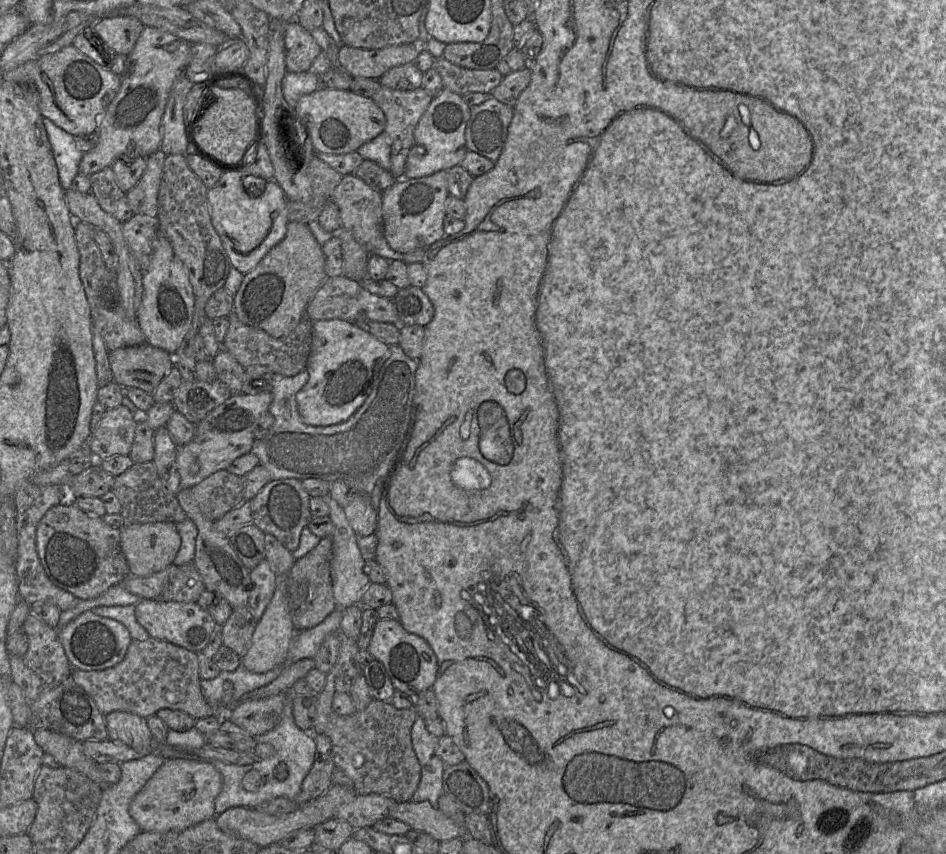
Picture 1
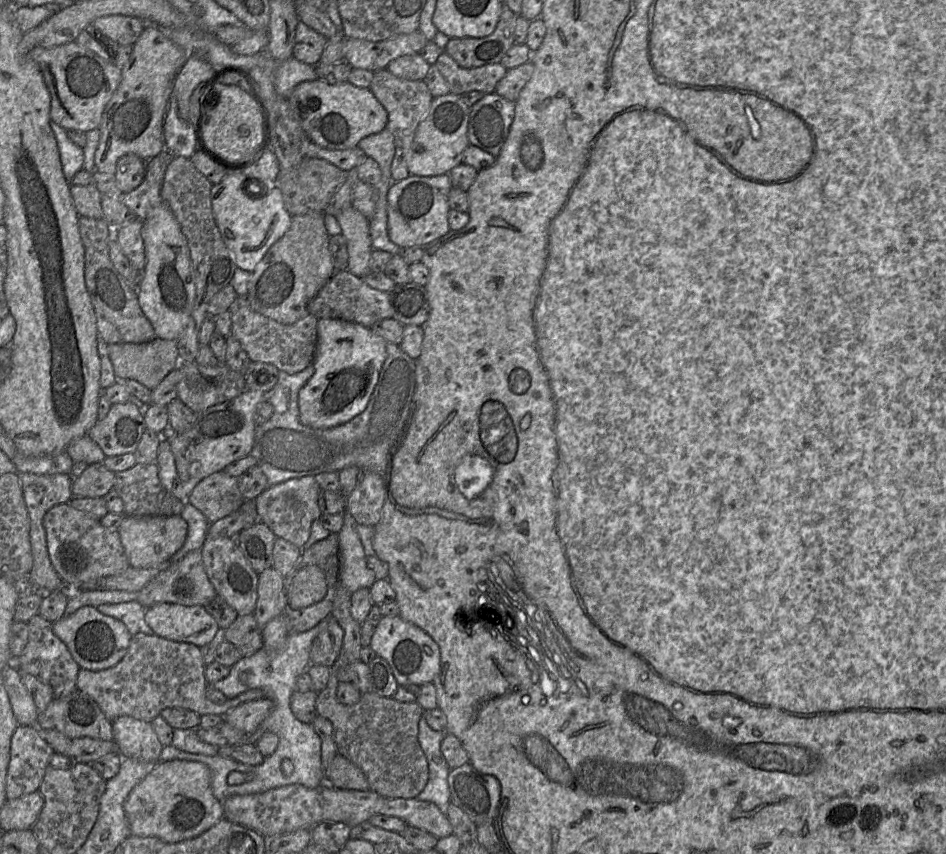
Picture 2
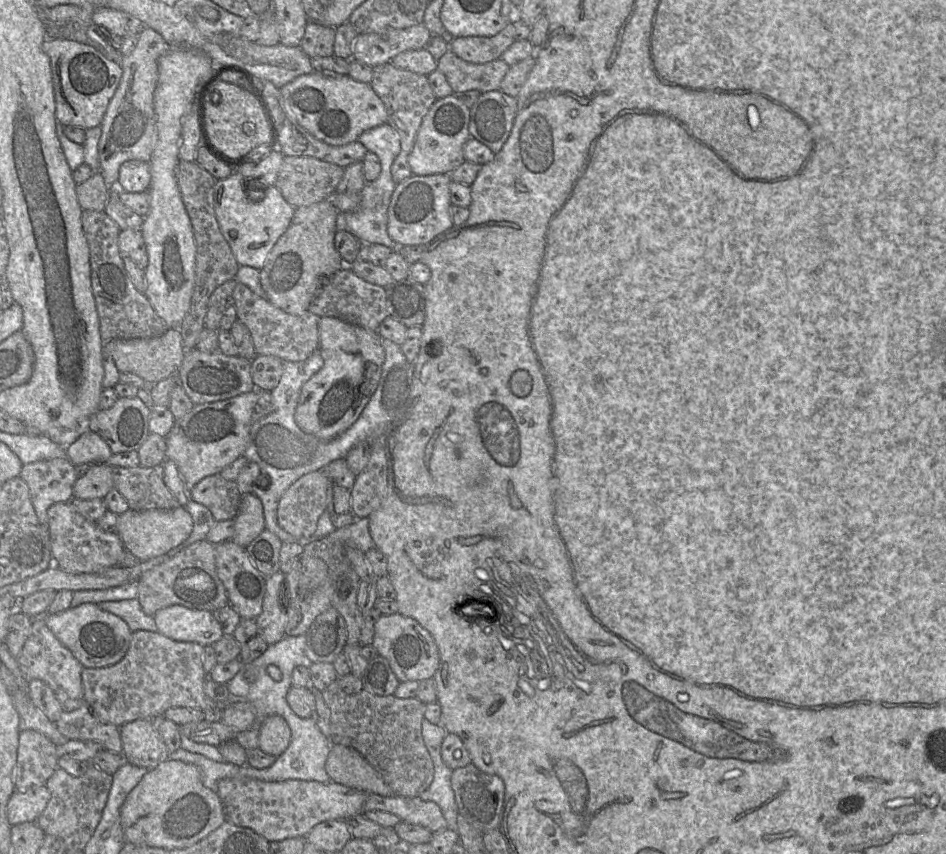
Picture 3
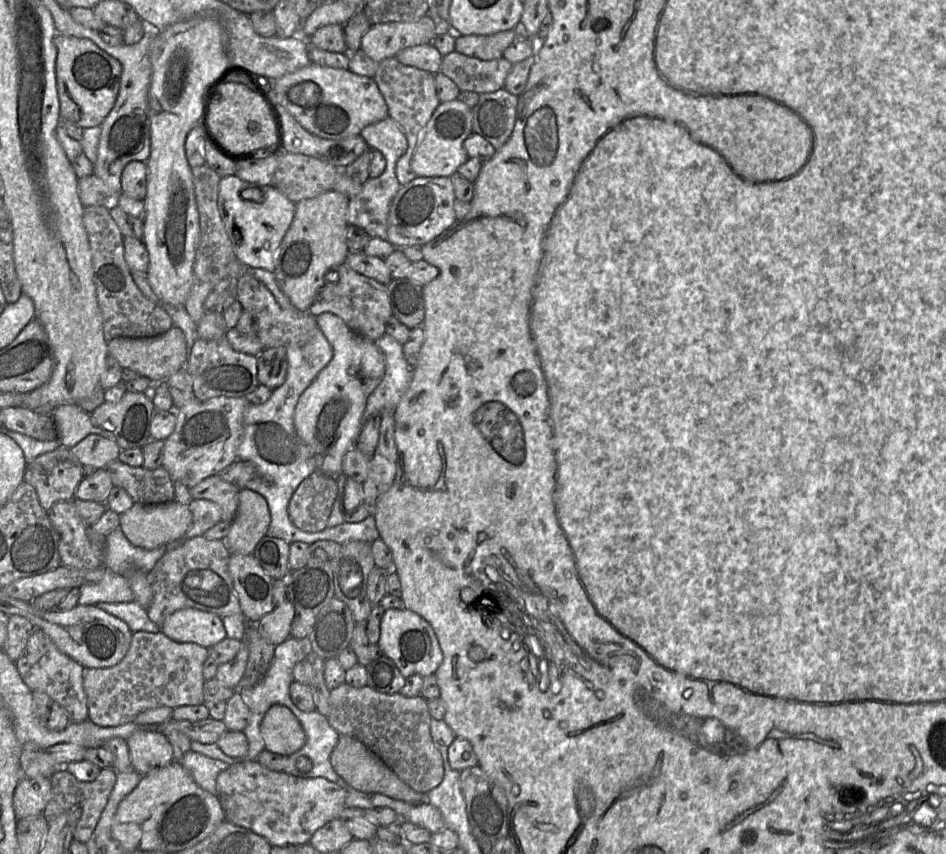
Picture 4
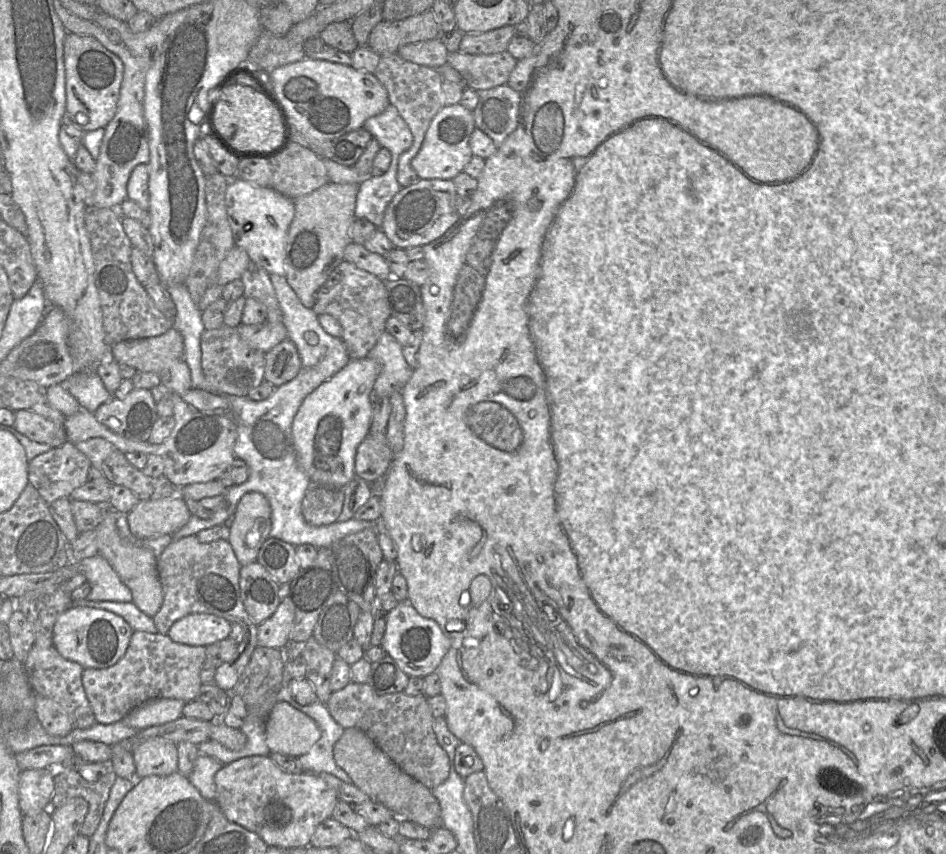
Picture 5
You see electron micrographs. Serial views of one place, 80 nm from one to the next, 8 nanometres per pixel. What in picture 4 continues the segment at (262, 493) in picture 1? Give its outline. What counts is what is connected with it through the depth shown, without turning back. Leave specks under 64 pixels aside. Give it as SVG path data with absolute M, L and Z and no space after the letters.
M320 470L306 477L289 501L288 514L293 524L310 533L324 530L338 496L337 484L337 477Z

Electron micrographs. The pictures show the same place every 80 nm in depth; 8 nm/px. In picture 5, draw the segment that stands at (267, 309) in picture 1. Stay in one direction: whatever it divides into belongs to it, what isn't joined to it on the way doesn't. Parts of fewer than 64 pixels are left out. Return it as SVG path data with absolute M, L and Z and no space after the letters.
M328 182L313 192L294 199L295 215L288 228L285 245L285 278L306 308L315 304L316 293L327 280L333 268L343 259L346 246L351 242L350 230L356 219L355 205L359 184Z

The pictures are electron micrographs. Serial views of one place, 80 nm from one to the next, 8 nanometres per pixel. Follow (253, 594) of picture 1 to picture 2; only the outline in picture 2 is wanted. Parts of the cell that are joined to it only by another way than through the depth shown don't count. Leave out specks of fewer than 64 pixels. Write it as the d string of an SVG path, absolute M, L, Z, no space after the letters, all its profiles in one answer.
M273 567L258 575L257 603L254 616L260 629L273 618L284 615L284 577Z

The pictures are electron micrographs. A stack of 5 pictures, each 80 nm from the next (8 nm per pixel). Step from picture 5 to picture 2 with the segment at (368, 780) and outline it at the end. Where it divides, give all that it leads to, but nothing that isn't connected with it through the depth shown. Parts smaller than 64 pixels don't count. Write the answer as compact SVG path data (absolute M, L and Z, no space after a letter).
M337 754L325 772L328 785L342 790L368 791L364 773L344 756Z

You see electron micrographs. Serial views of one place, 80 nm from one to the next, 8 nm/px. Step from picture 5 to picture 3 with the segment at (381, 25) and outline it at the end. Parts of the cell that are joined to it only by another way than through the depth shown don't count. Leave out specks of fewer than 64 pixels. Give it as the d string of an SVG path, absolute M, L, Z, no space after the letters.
M423 23L405 29L359 34L353 41L352 59L375 68L402 52L423 48L430 37Z

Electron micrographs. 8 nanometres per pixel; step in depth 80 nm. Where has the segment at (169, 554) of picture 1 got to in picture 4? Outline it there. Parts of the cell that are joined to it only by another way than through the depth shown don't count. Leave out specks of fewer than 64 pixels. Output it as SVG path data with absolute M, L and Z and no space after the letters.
M175 500L158 505L134 504L120 515L119 528L129 542L139 548L151 550L182 537L192 526L189 507Z

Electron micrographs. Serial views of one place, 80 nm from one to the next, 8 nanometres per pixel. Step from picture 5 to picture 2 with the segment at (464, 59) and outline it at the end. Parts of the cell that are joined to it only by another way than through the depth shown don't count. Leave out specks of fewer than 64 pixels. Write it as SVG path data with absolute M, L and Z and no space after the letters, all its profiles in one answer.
M443 52L434 67L442 74L449 86L449 93L462 95L471 91L484 94L495 92L497 83L505 76L507 69L501 63L475 68L463 68L452 57Z

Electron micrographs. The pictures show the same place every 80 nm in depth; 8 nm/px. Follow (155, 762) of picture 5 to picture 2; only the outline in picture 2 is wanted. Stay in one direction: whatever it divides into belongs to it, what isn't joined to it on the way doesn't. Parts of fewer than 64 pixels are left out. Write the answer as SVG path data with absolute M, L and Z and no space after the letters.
M120 716L112 721L113 738L122 758L144 762L159 762L163 745L152 723L131 716Z

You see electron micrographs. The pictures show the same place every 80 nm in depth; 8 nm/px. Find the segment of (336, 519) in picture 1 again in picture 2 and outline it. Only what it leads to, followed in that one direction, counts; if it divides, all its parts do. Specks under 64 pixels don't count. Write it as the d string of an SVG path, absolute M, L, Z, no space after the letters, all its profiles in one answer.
M346 510L343 516L343 526L338 533L339 584L353 594L361 588L370 588L376 578L374 572L367 567L367 557L355 529L355 520Z

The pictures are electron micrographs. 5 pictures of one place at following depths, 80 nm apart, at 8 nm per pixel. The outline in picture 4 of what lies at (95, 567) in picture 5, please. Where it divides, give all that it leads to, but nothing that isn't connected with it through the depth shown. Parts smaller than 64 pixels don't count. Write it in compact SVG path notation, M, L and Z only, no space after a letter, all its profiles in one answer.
M106 569L103 579L98 583L79 587L80 605L104 603L124 603L134 601L134 594L128 578Z

